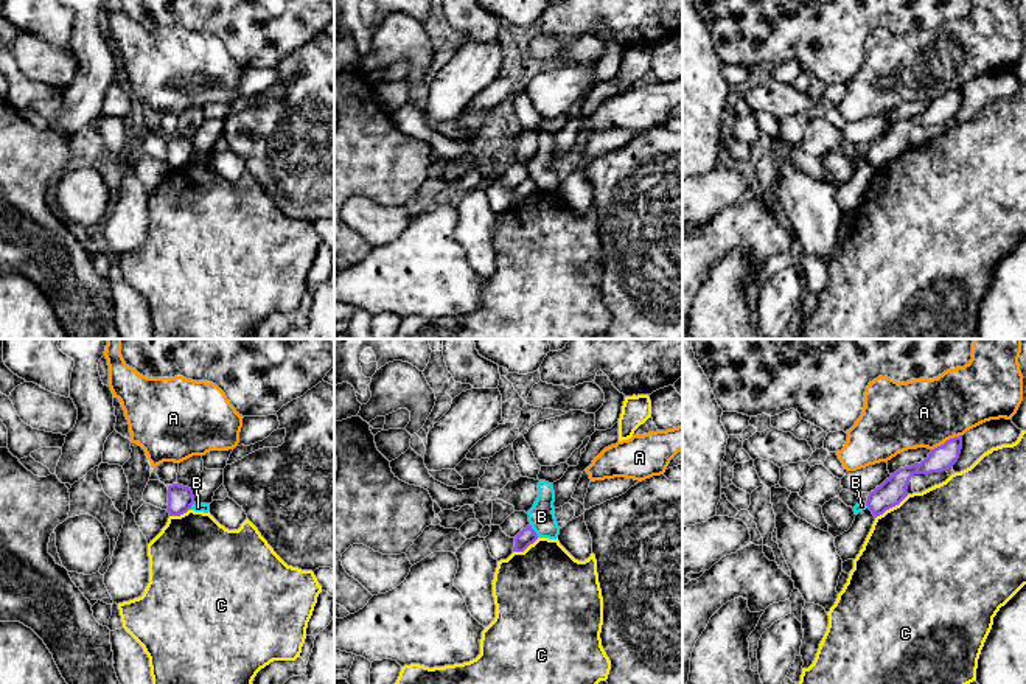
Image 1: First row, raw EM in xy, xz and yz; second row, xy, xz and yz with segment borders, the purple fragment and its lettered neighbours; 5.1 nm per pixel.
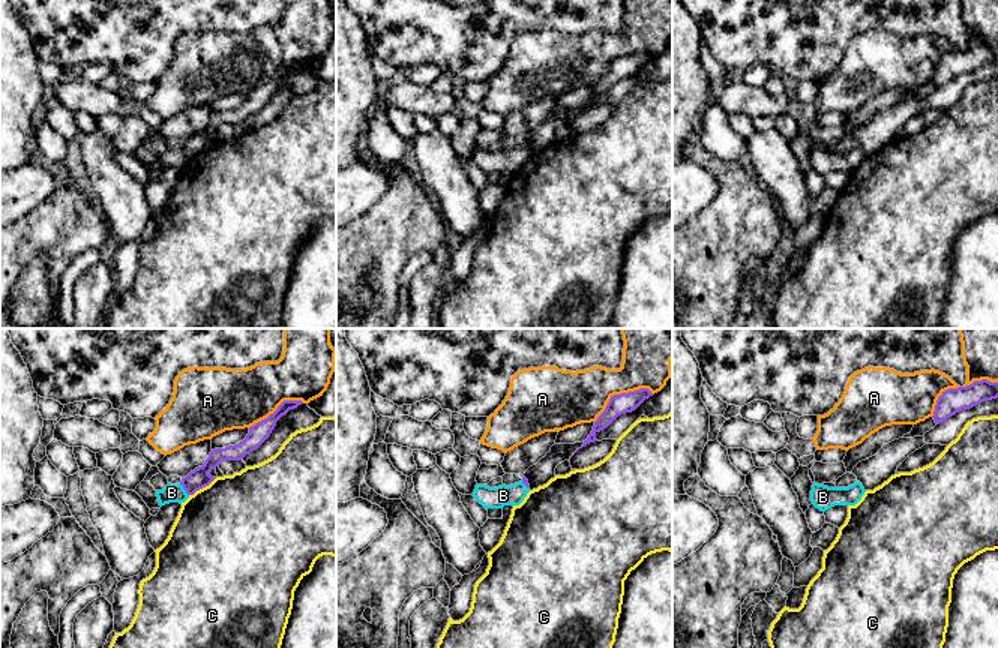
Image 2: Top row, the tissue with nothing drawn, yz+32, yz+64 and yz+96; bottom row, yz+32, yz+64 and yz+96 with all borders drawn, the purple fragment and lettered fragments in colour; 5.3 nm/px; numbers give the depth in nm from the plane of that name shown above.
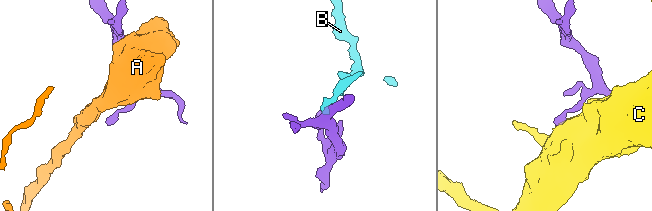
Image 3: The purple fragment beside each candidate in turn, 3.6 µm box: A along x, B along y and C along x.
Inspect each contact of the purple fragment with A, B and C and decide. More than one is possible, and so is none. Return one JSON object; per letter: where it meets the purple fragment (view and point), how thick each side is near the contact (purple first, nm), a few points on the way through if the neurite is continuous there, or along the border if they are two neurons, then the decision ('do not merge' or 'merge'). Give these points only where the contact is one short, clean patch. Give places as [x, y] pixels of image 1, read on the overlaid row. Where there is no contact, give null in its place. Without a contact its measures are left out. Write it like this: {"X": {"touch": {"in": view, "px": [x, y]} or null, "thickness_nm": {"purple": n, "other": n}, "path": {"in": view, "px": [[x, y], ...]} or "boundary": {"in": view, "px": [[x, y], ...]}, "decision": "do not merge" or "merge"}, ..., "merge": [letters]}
{"A": {"touch": {"in": "yz", "px": [947, 440]}, "thickness_nm": {"purple": 130, "other": 360}, "decision": "do not merge"}, "B": {"touch": {"in": "xz", "px": [533, 530]}, "thickness_nm": {"purple": 90, "other": 140}, "boundary": {"in": "xz", "px": [[530, 524], [538, 537]]}, "decision": "do not merge"}, "C": {"touch": {"in": "yz", "px": [891, 507]}, "thickness_nm": {"purple": 140, "other": 500}, "decision": "do not merge"}, "merge": []}

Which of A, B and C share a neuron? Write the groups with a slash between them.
A / B / C

